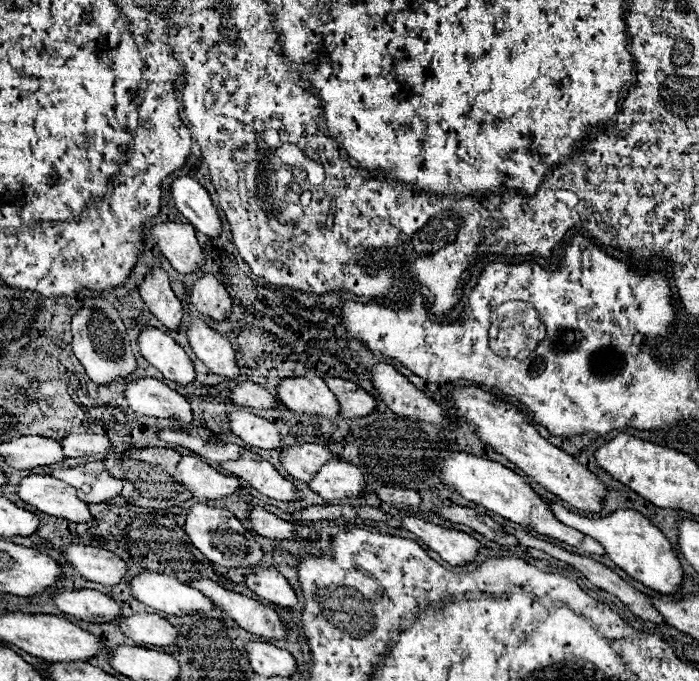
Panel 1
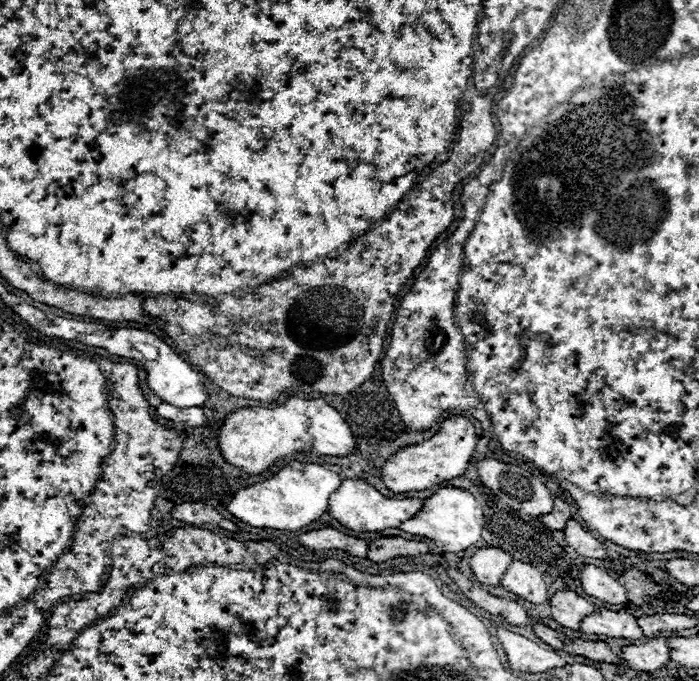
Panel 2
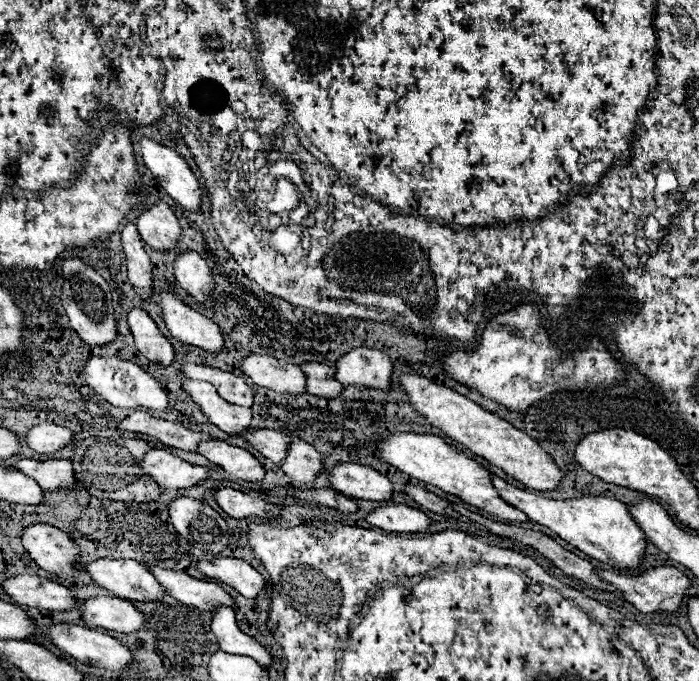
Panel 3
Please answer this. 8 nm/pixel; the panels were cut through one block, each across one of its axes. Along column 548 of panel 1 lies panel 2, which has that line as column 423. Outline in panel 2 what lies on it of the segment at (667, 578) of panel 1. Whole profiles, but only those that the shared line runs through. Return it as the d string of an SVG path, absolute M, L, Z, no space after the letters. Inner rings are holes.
M342 480L342 486L332 494L330 498L330 508L328 512L346 528L356 530L356 532L382 532L388 528L398 528L402 522L410 520L420 512L424 502L420 498L404 498L404 500L394 500L386 498L380 494L376 488L372 488L368 482L362 480Z

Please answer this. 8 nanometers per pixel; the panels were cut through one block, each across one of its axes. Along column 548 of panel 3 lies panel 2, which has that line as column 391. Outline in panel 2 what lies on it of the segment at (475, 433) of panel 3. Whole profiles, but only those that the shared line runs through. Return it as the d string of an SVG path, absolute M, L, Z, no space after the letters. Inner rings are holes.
M452 416L442 422L438 434L432 436L430 440L426 440L422 444L406 446L400 452L392 454L382 468L382 480L384 480L386 488L390 488L392 492L404 494L410 490L414 490L414 492L430 490L446 480L458 478L468 470L470 458L476 450L476 438L478 438L476 428L468 418Z

